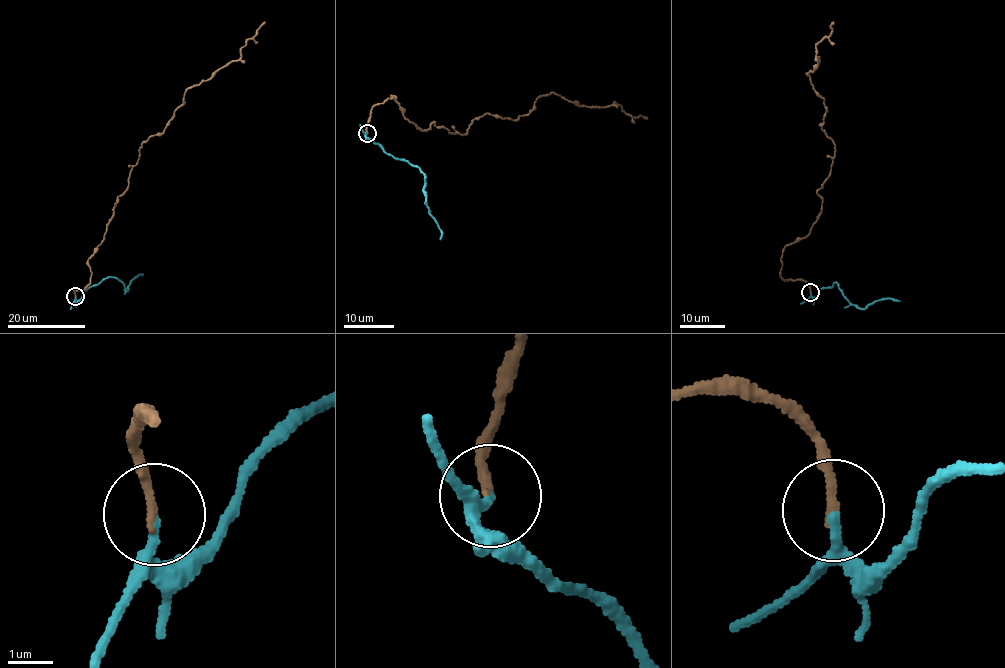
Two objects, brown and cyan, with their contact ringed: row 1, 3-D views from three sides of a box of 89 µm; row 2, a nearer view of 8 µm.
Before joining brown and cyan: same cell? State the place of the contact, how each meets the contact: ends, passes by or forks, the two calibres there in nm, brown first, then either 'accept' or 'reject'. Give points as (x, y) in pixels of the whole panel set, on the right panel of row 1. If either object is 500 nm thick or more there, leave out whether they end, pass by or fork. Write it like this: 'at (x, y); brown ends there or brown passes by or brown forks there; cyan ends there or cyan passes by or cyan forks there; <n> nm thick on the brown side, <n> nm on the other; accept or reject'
at (810, 292); brown ends there; cyan ends there; 200 nm thick on the brown side, 200 nm on the other; accept

